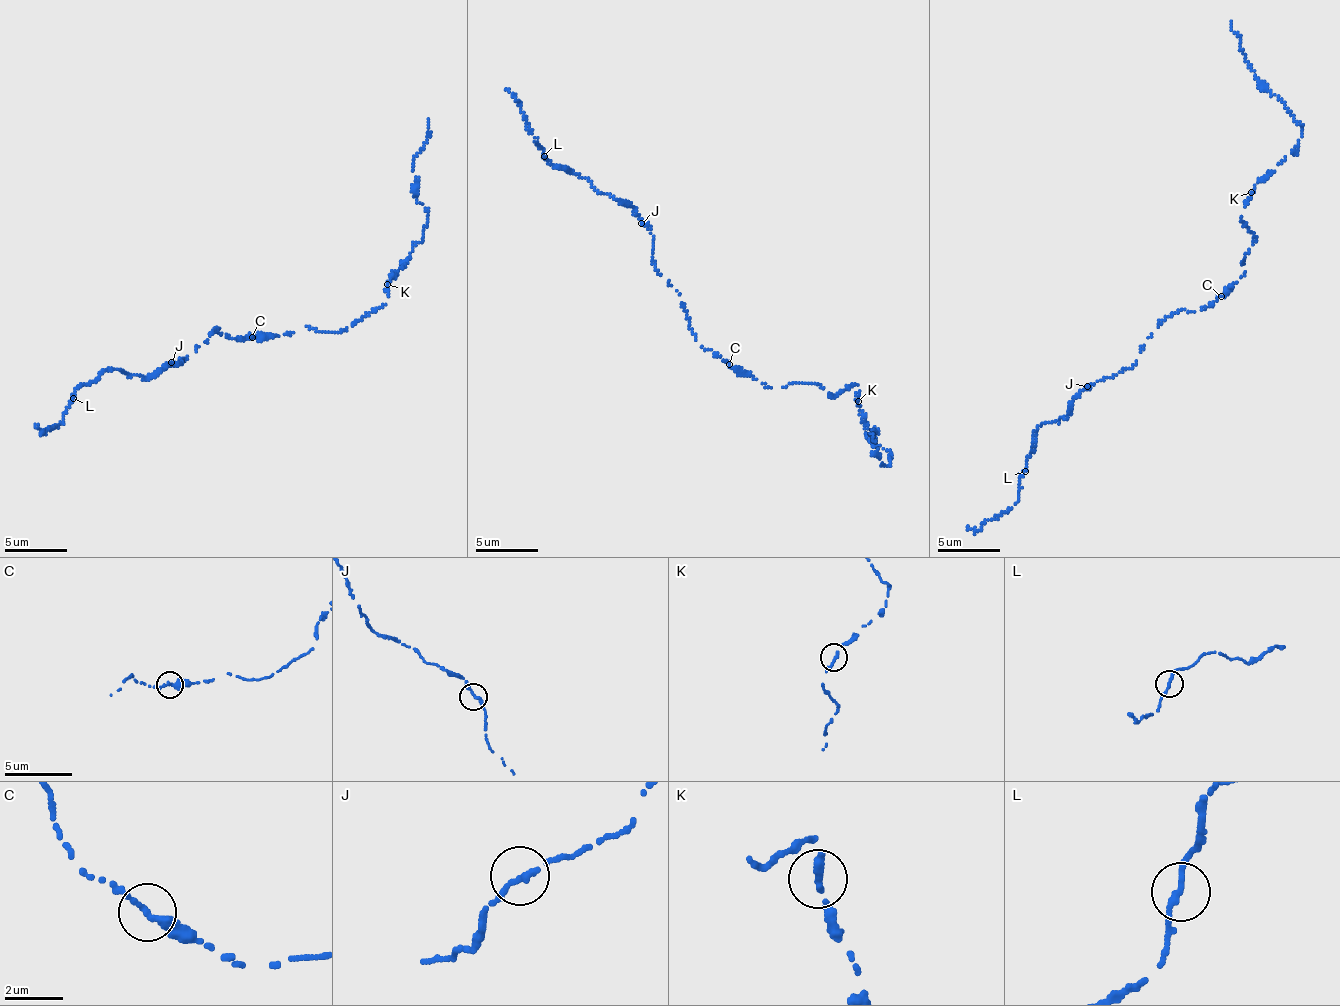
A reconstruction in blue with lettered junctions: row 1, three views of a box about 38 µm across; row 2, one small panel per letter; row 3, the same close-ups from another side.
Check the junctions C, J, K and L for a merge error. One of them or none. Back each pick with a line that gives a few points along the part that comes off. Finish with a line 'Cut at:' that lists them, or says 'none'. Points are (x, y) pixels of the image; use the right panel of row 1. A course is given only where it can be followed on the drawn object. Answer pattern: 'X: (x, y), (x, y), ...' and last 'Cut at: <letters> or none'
Cut at: none

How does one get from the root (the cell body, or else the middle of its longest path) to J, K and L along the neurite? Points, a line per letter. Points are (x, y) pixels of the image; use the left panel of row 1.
J: (252, 337), (229, 338), (221, 335), (217, 328), (196, 352), (180, 360), (182, 363), (171, 362)
K: (252, 337), (287, 334), (306, 326), (319, 332), (341, 333), (386, 305), (387, 284)
L: (252, 337), (229, 338), (217, 328), (182, 363), (171, 362), (145, 377), (111, 369), (72, 397)

